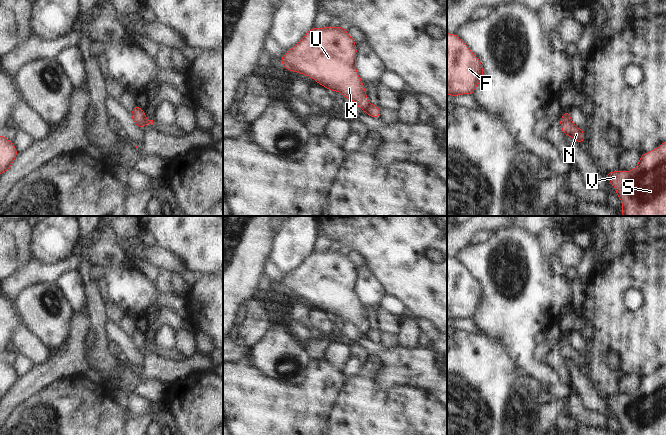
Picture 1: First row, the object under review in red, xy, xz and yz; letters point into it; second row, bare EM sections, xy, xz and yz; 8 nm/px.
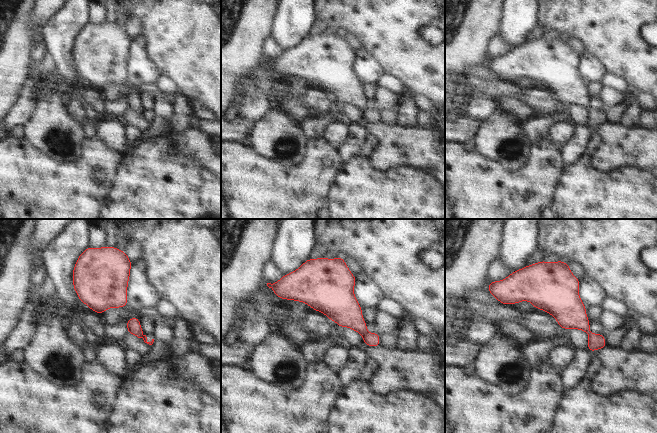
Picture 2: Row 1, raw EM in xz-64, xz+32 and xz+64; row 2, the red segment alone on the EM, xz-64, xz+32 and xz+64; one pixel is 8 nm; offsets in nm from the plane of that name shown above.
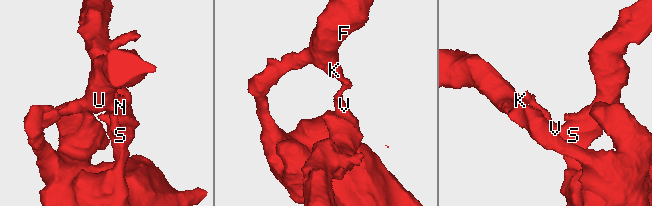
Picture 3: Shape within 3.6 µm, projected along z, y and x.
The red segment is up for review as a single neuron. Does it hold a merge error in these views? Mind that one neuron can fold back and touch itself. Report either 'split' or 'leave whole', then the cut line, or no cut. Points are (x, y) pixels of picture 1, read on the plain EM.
split | xz (370, 328), (364, 335)

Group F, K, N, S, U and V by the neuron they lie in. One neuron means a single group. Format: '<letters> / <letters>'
F K U / N S V

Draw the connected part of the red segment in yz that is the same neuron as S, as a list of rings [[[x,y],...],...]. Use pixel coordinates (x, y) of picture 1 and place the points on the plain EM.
[[[666,365],[656,373],[642,377],[634,393],[617,394],[604,399],[622,426],[621,435],[666,435]]]

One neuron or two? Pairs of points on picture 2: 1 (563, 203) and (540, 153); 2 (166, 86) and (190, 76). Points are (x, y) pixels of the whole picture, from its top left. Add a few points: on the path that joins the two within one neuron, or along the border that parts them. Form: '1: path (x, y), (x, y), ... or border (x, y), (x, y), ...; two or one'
1: border (565, 166), (550, 207); two
2: border (160, 73), (168, 76), (173, 81), (178, 92); two

